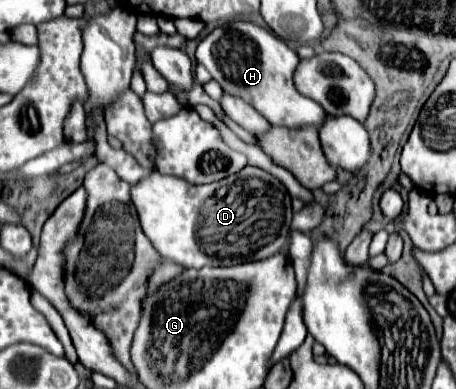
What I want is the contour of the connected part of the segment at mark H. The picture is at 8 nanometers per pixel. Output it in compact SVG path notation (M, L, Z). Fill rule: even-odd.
M229 22L209 32L197 46L197 62L203 64L221 88L237 98L243 98L259 114L275 126L301 128L303 124L319 126L325 118L323 108L311 98L301 96L293 86L293 72L299 56L273 32L253 22Z

